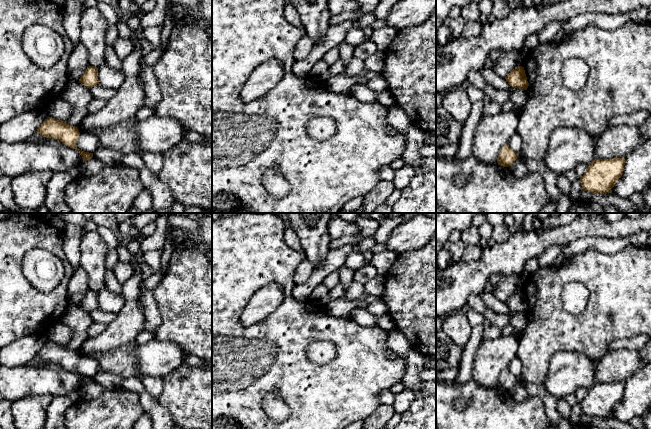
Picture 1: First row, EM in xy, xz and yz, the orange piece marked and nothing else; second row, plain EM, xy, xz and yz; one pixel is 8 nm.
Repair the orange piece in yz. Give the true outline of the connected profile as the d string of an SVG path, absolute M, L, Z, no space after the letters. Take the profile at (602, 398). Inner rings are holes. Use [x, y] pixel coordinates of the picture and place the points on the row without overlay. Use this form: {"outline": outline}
{"outline": "M625 382L595 383L580 402L582 413L607 418L624 395Z"}

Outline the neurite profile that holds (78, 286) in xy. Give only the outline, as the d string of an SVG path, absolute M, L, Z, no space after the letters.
M79 266L74 270L74 274L68 284L69 304L79 304L89 290L88 275L82 267Z

